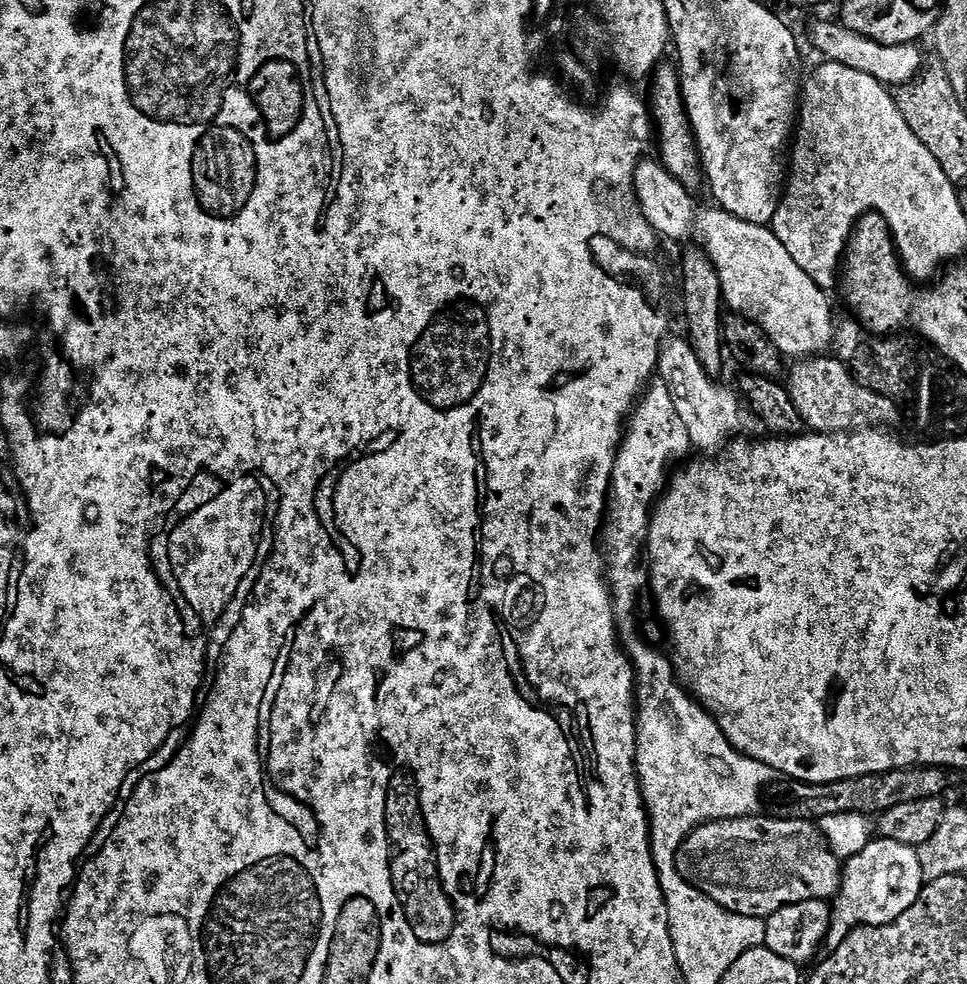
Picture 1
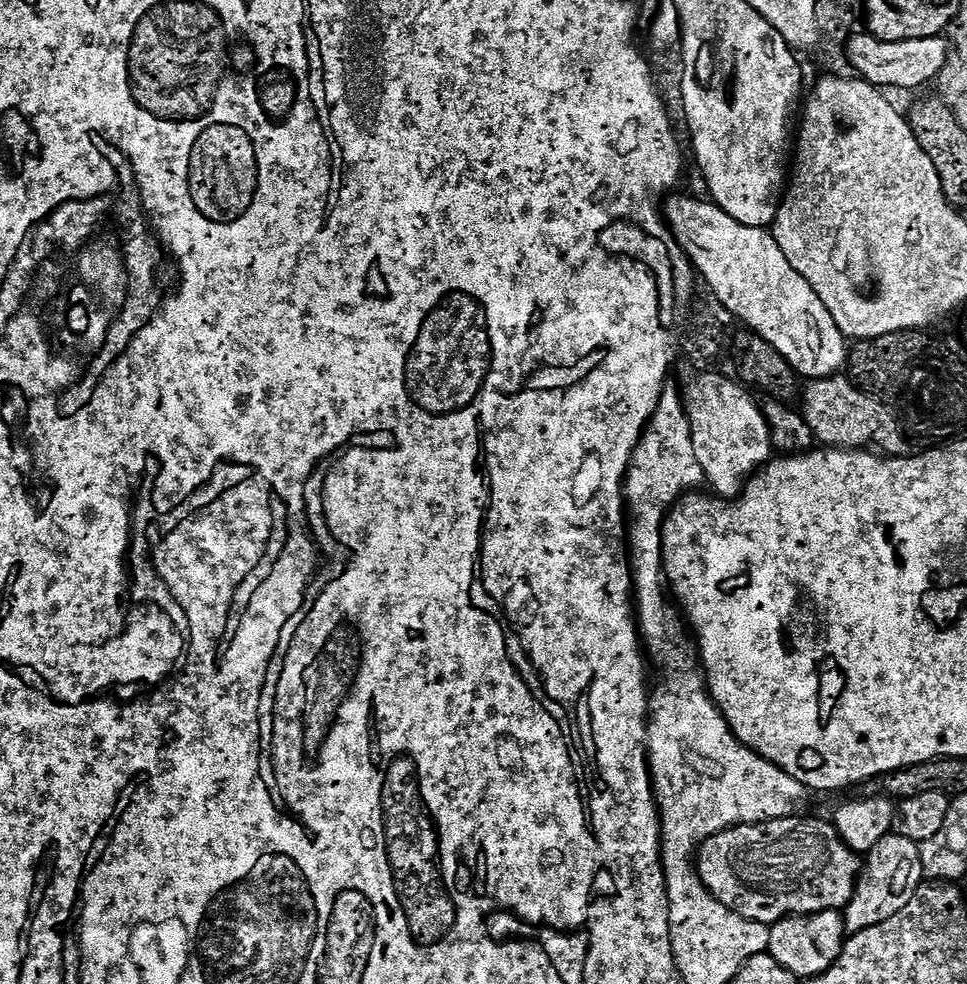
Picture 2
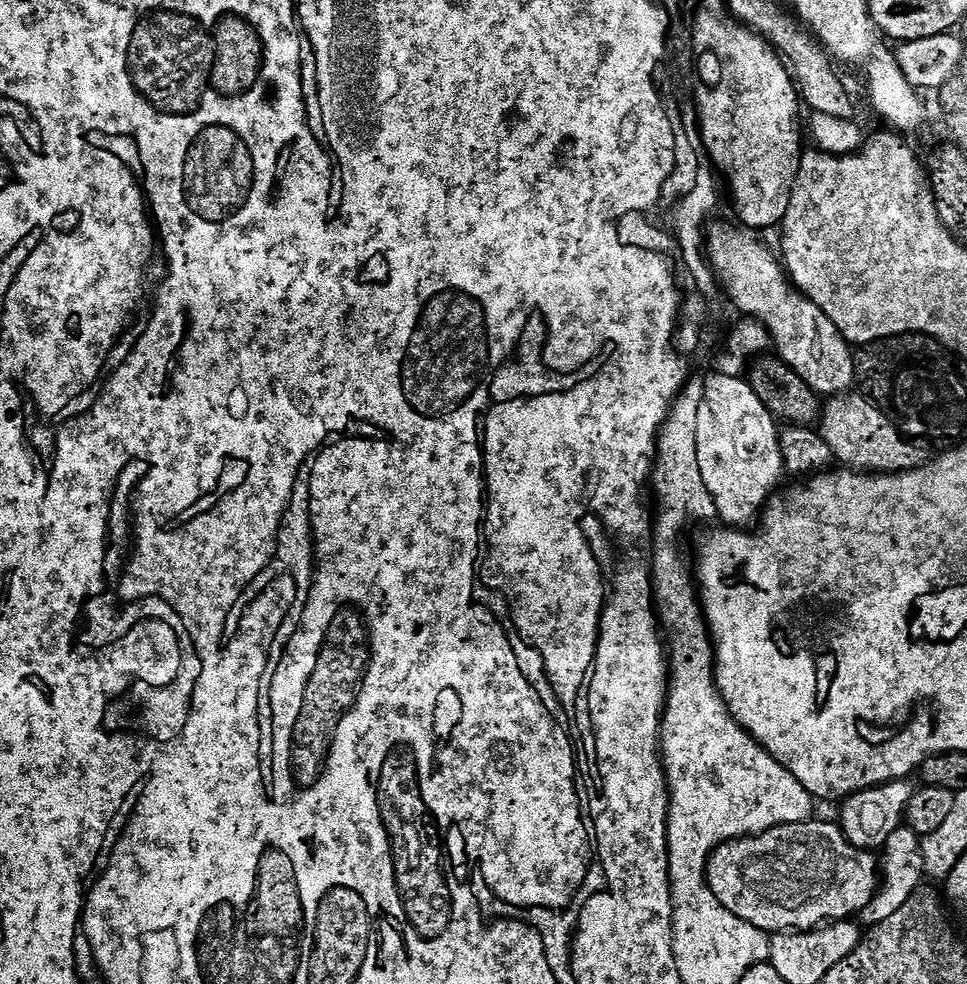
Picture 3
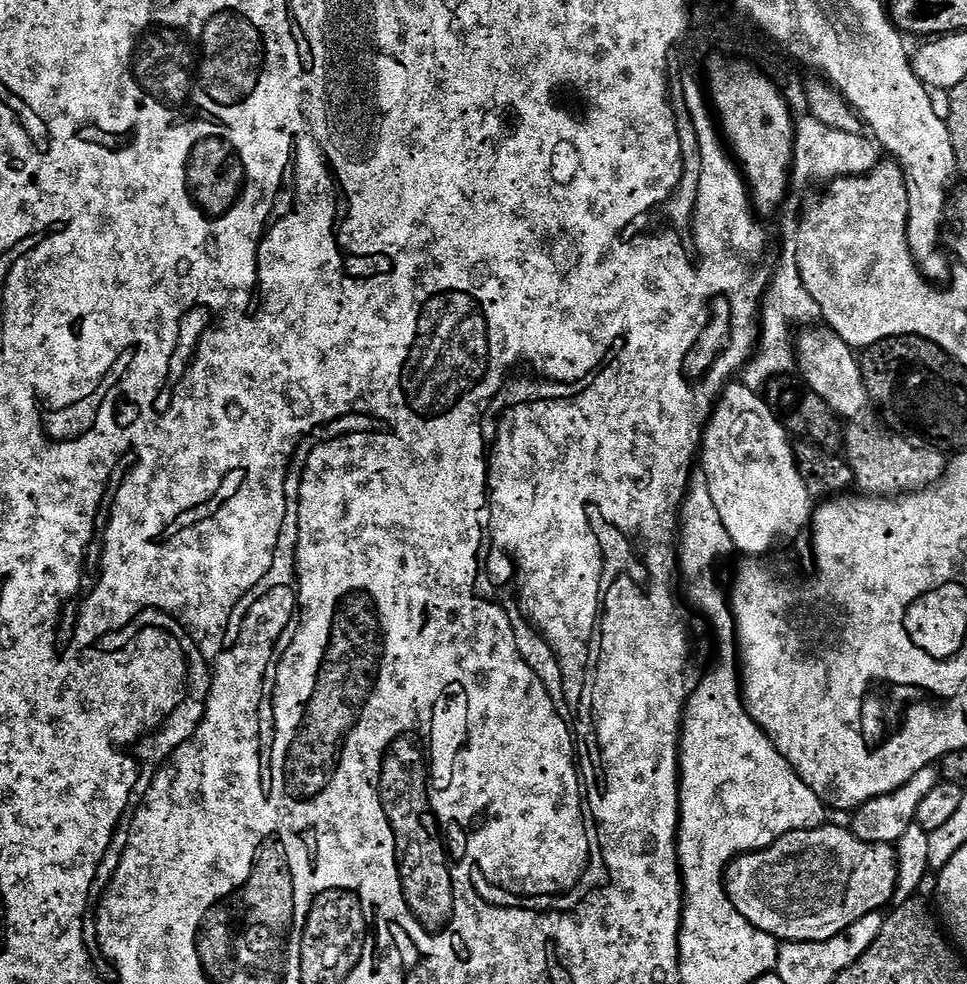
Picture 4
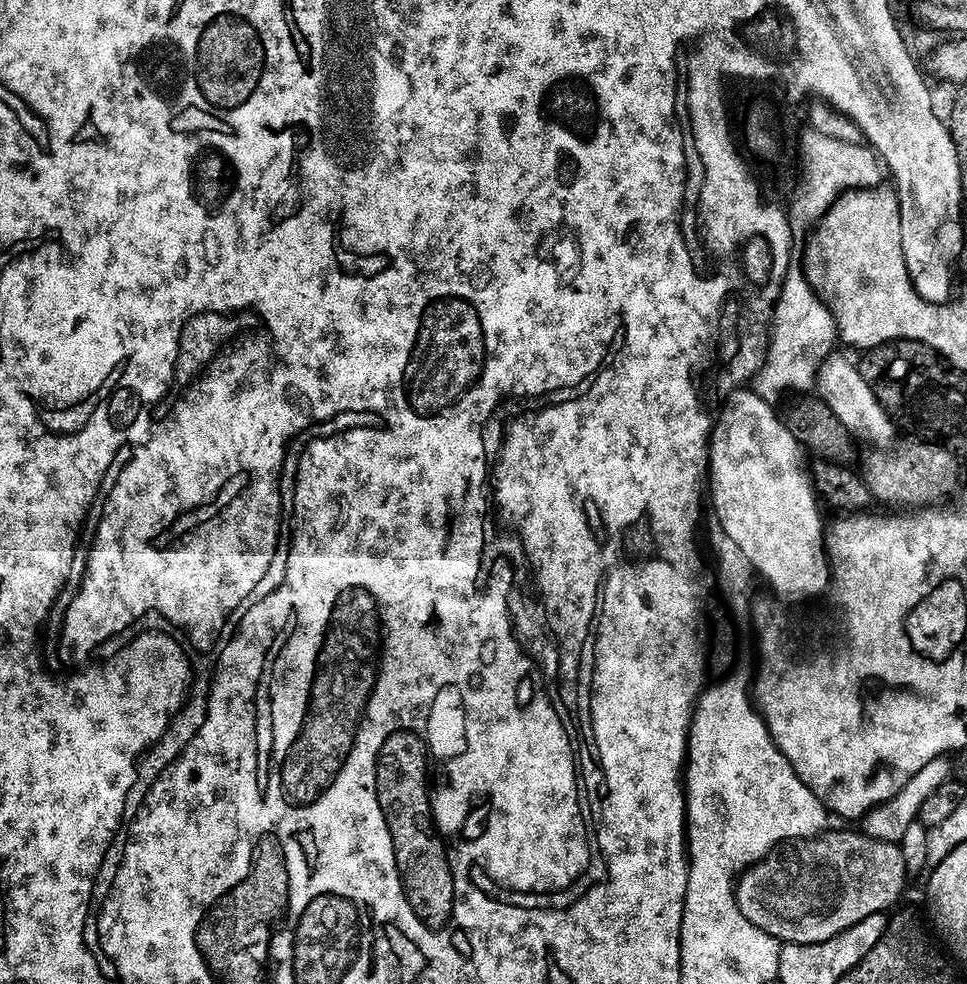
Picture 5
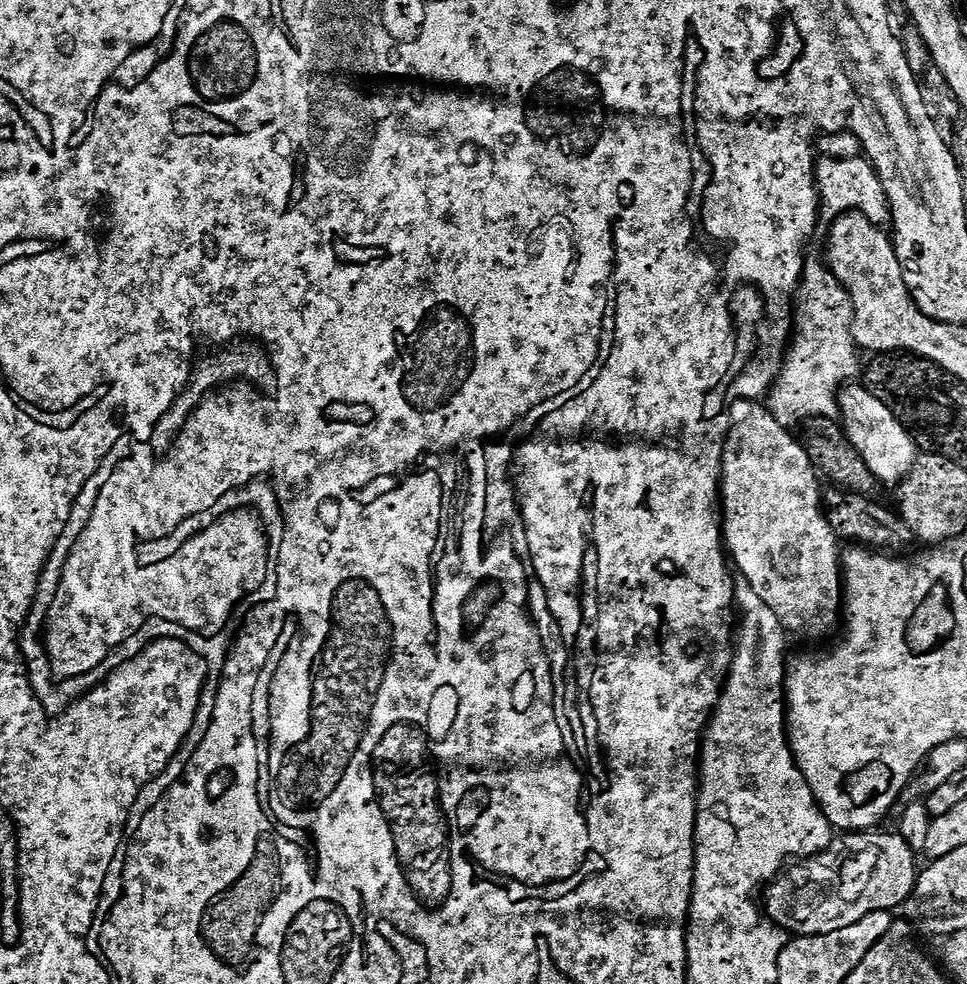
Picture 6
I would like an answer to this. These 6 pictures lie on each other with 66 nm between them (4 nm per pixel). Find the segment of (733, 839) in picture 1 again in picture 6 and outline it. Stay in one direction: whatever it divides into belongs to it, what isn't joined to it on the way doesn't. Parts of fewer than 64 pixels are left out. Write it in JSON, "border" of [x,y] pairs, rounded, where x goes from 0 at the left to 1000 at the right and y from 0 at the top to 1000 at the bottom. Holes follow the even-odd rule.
{"border":[[[910,845],[878,846],[870,849],[861,853],[859,860],[852,866],[847,866],[844,870],[832,873],[830,876],[822,877],[825,879],[819,883],[816,881],[789,903],[789,930],[804,943],[811,944],[812,948],[820,952],[849,951],[850,949],[862,949],[862,945],[871,945],[871,941],[883,941],[883,937],[891,937],[896,929],[922,927],[930,919],[931,922],[938,920],[943,905],[947,902],[948,867],[944,866],[939,857],[926,845]]]}

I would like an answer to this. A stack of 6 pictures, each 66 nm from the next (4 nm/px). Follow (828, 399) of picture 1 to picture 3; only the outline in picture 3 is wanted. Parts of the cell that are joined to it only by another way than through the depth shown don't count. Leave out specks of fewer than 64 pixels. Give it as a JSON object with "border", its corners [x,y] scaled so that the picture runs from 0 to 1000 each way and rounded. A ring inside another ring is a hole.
{"border":[[[866,400],[851,412],[846,438],[874,477],[895,482],[940,480],[960,471],[959,454],[936,444],[915,419],[892,400]]]}

